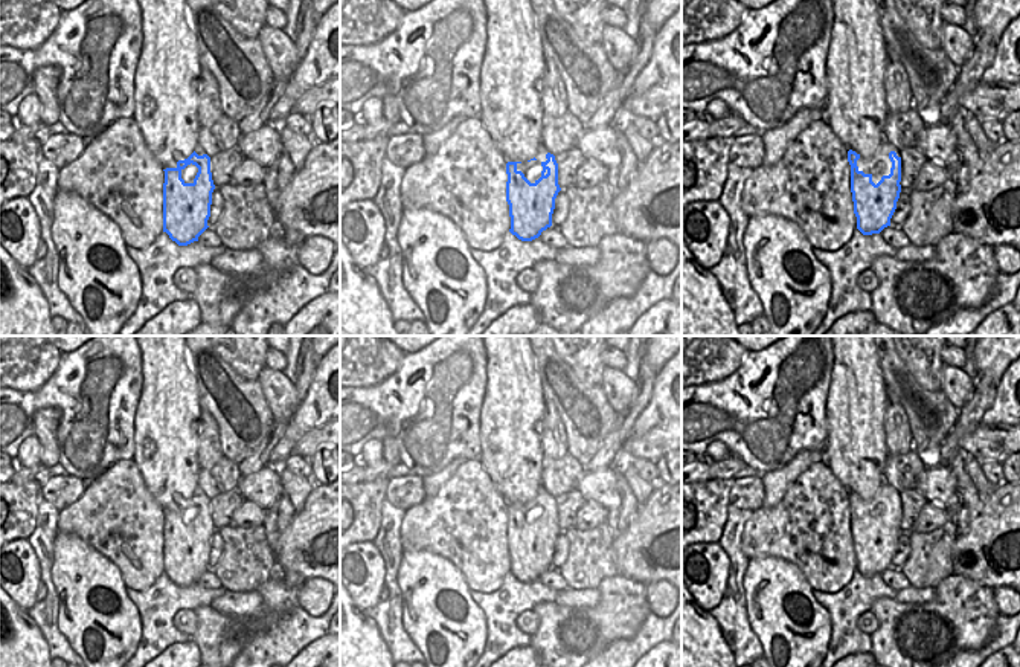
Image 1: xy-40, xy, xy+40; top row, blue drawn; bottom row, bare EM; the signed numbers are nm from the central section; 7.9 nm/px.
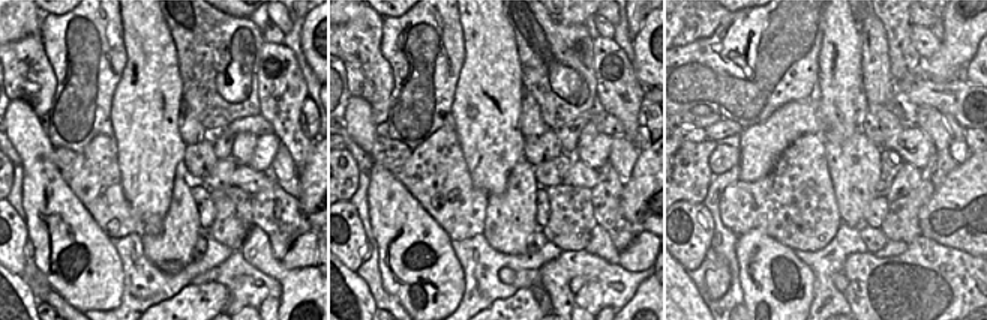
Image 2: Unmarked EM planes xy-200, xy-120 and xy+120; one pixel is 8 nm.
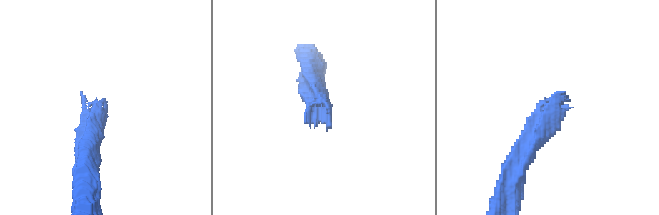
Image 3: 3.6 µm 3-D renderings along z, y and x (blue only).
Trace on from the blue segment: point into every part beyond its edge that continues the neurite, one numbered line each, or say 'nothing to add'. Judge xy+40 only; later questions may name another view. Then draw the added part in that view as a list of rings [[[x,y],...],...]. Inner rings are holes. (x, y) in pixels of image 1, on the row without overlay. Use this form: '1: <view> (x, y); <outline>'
1: xy+40 (880, 499); [[[883,482],[883,485],[875,491],[871,499],[861,499],[857,502],[858,513],[872,517],[872,524],[877,527],[883,517],[890,516],[892,504],[889,501],[889,495],[895,493],[898,499],[901,499],[901,493],[897,491],[889,484]]]

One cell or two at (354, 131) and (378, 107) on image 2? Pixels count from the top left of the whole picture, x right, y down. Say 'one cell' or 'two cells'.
two cells

